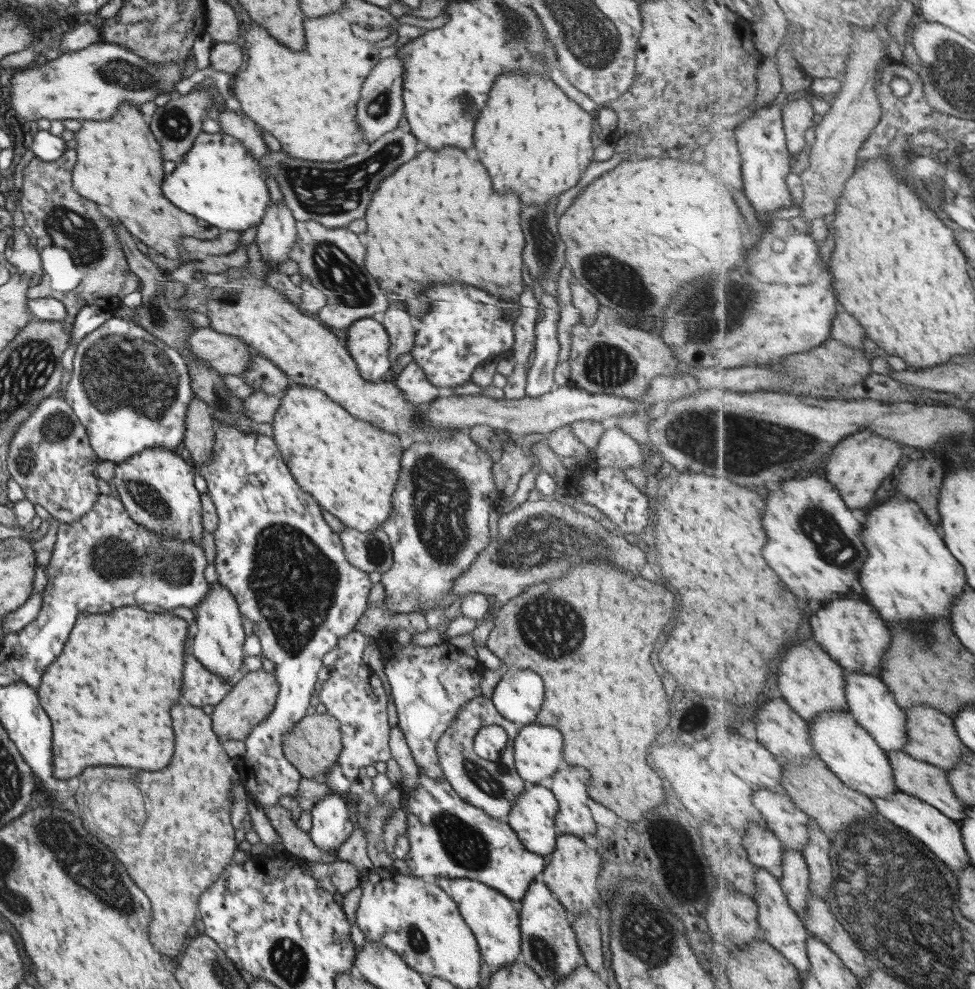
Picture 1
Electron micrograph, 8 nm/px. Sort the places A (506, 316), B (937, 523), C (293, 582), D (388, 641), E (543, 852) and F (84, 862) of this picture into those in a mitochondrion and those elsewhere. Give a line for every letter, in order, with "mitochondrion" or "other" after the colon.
A: other
B: other
C: mitochondrion
D: other
E: other
F: mitochondrion

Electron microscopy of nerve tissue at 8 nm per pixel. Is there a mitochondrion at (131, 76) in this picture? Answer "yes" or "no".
yes

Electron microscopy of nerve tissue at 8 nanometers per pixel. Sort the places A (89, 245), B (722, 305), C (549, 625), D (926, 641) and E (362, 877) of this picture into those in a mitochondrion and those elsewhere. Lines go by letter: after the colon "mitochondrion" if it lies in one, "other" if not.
A: mitochondrion
B: mitochondrion
C: mitochondrion
D: mitochondrion
E: other

